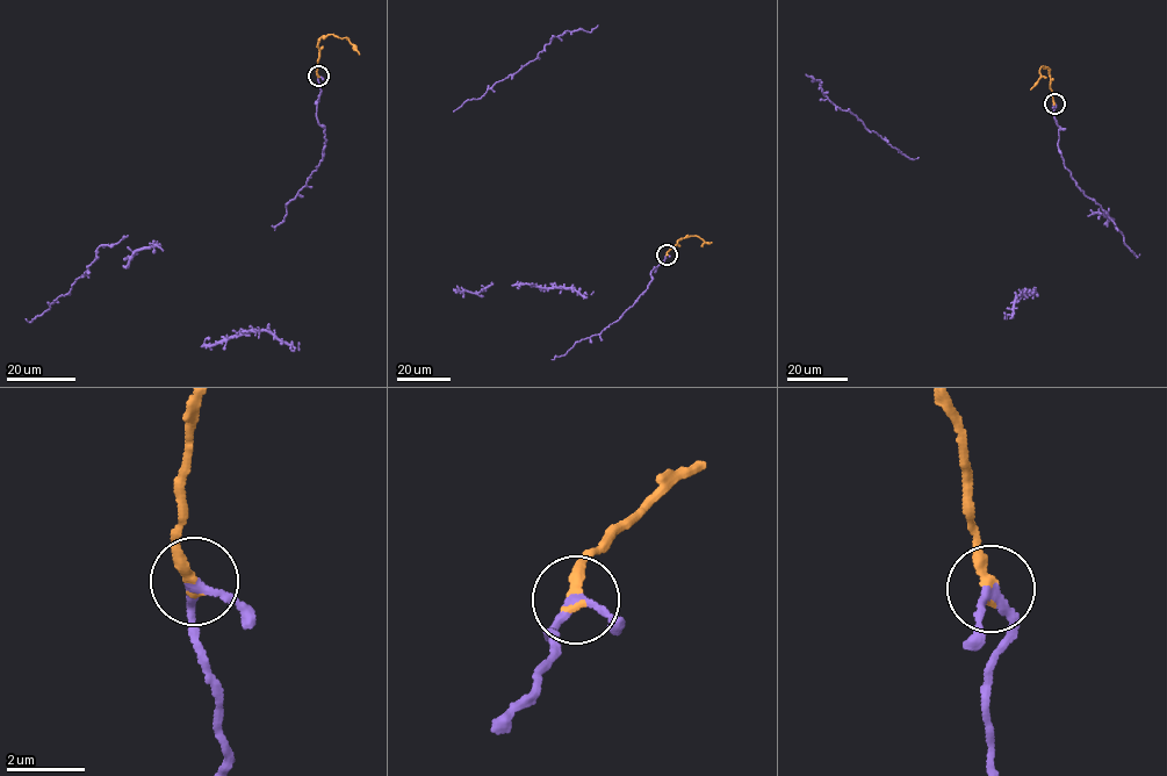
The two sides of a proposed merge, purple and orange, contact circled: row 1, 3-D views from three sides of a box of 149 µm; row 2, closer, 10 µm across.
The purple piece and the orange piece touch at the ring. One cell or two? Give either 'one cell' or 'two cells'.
one cell

